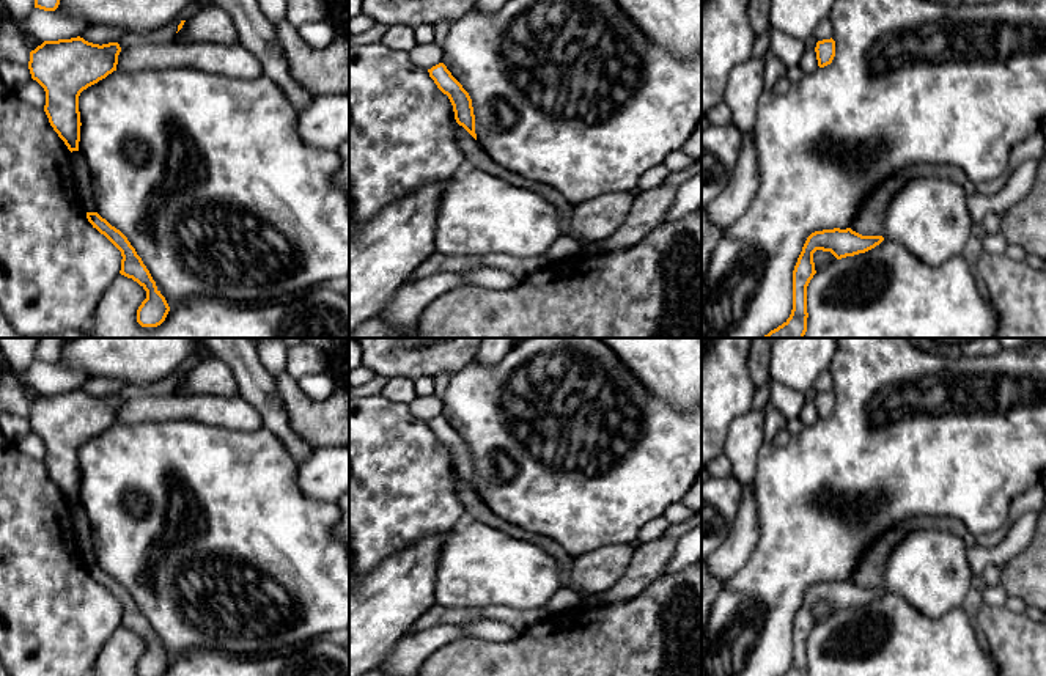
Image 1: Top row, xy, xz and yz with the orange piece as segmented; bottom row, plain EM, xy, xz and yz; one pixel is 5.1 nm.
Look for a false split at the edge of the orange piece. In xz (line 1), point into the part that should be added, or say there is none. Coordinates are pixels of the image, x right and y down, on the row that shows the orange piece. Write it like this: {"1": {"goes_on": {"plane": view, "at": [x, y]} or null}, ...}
{"1": {"goes_on": null}}

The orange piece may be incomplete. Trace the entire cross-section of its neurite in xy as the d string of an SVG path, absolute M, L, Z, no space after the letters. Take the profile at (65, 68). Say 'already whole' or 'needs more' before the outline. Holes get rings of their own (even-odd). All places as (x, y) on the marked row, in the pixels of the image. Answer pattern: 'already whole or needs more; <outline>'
already whole; M83 38L44 41L30 52L31 79L46 91L44 112L68 149L79 151L79 96L116 71L118 42L93 44Z

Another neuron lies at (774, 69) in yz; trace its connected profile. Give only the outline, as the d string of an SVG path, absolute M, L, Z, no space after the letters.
M769 50L763 57L764 61L764 90L772 90L774 85L786 74L788 68Z

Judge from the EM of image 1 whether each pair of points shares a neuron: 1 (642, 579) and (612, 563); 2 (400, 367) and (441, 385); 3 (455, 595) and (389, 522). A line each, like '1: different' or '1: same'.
1: different
2: different
3: different

